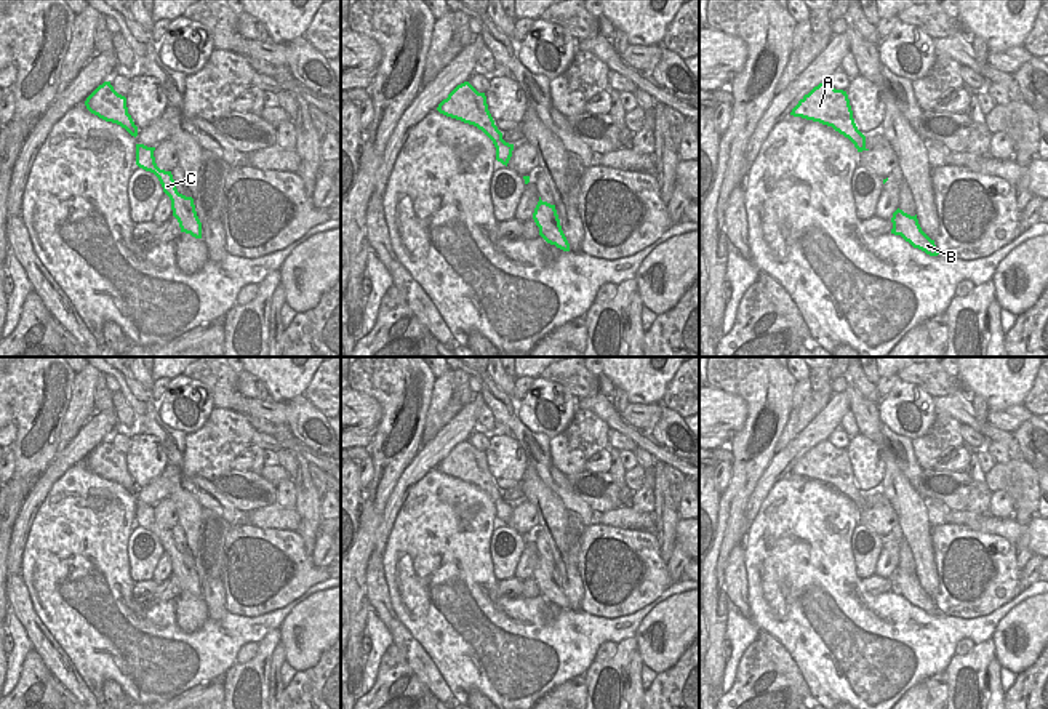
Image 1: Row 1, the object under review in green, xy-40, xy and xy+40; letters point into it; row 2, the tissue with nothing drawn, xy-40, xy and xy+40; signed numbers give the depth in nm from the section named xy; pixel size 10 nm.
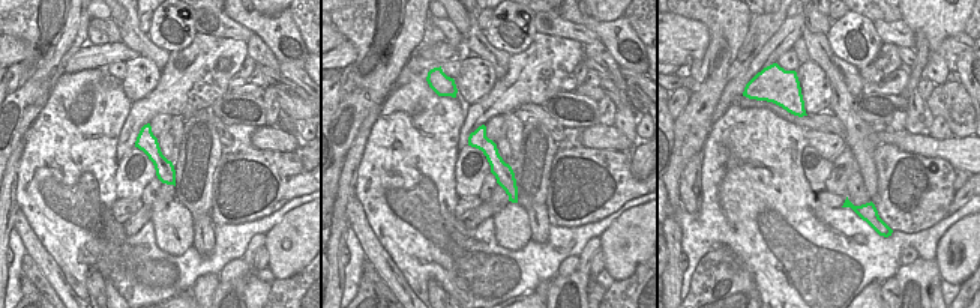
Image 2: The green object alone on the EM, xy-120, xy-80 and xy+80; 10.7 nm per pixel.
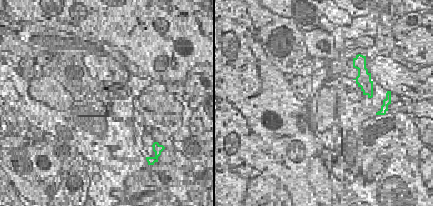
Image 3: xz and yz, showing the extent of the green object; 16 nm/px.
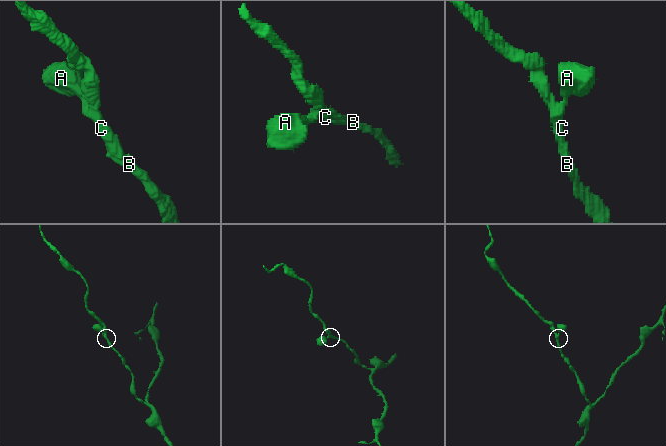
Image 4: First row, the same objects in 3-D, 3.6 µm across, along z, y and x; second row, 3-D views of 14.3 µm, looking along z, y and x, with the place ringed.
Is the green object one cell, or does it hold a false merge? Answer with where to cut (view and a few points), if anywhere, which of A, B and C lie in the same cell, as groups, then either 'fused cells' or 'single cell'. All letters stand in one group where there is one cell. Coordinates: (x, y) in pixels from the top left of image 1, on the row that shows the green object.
cut none; groups A B C; single cell

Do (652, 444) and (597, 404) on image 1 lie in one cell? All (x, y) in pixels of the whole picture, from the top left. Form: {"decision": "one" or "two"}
{"decision": "one"}

